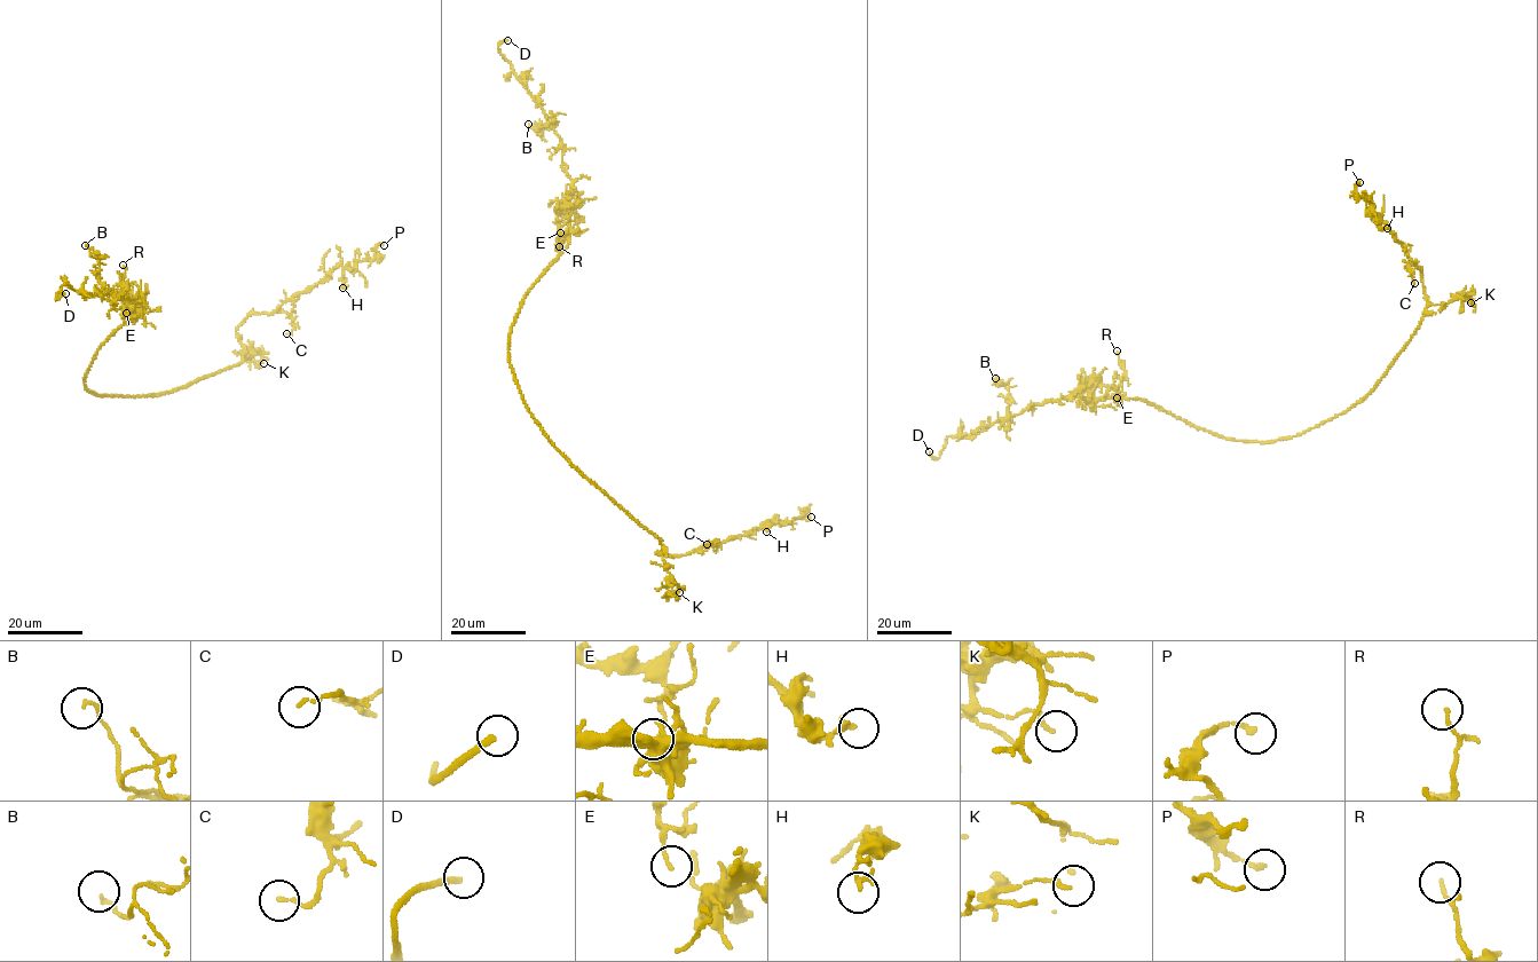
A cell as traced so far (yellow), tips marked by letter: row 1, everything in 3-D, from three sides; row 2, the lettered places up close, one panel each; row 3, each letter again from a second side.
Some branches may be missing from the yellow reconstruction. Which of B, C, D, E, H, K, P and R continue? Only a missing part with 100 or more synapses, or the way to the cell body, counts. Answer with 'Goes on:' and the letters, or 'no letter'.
Goes on: D

